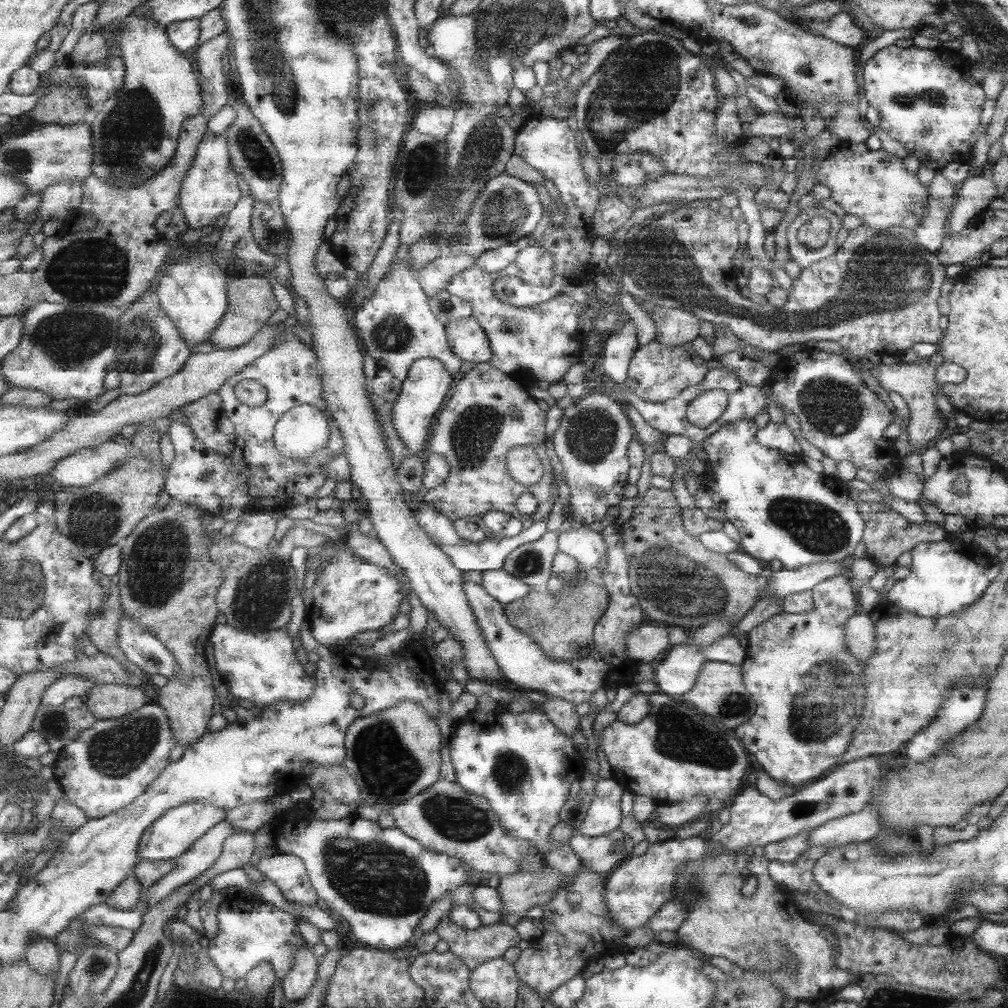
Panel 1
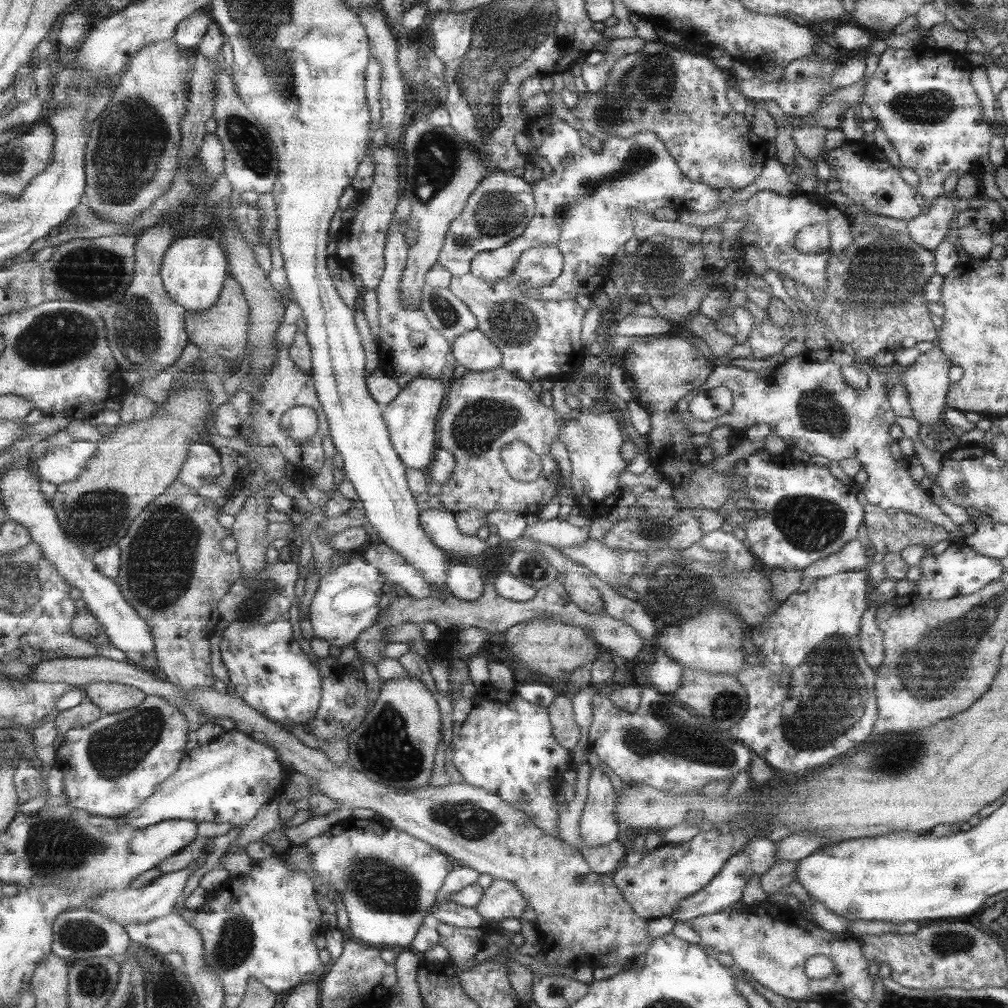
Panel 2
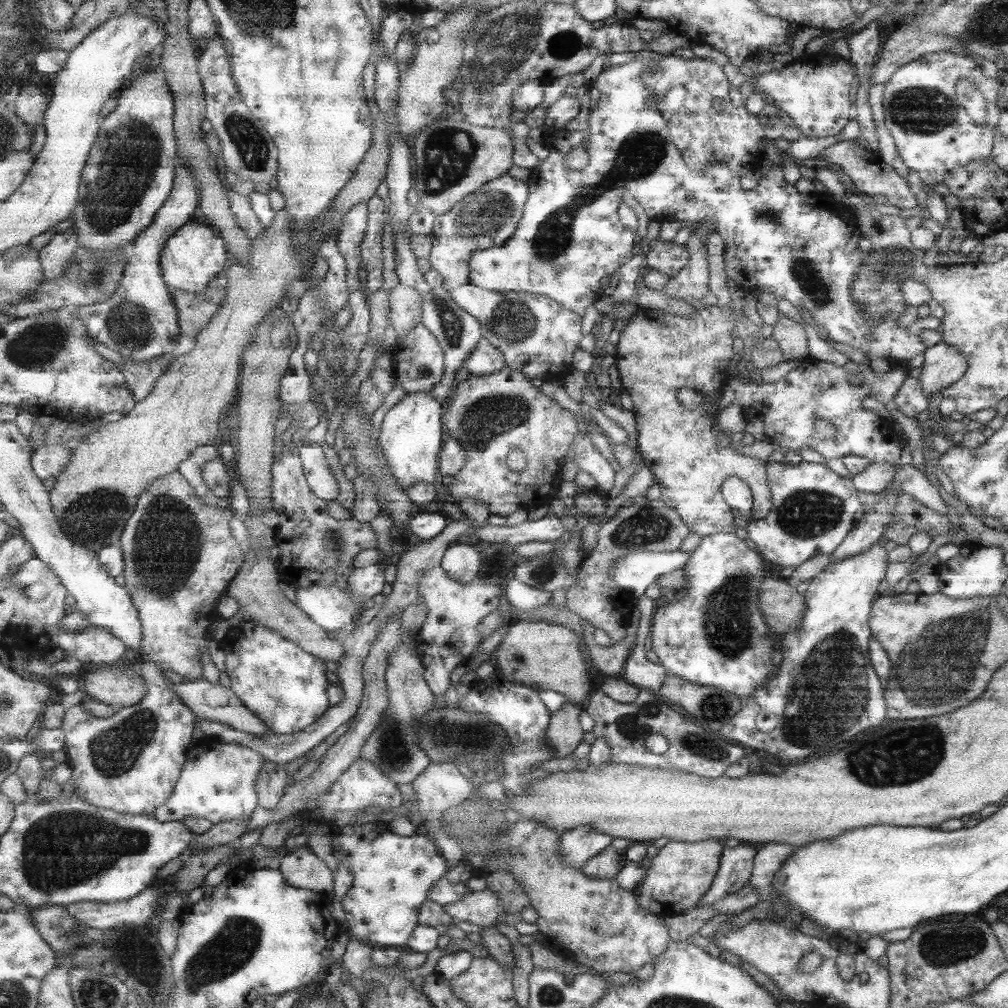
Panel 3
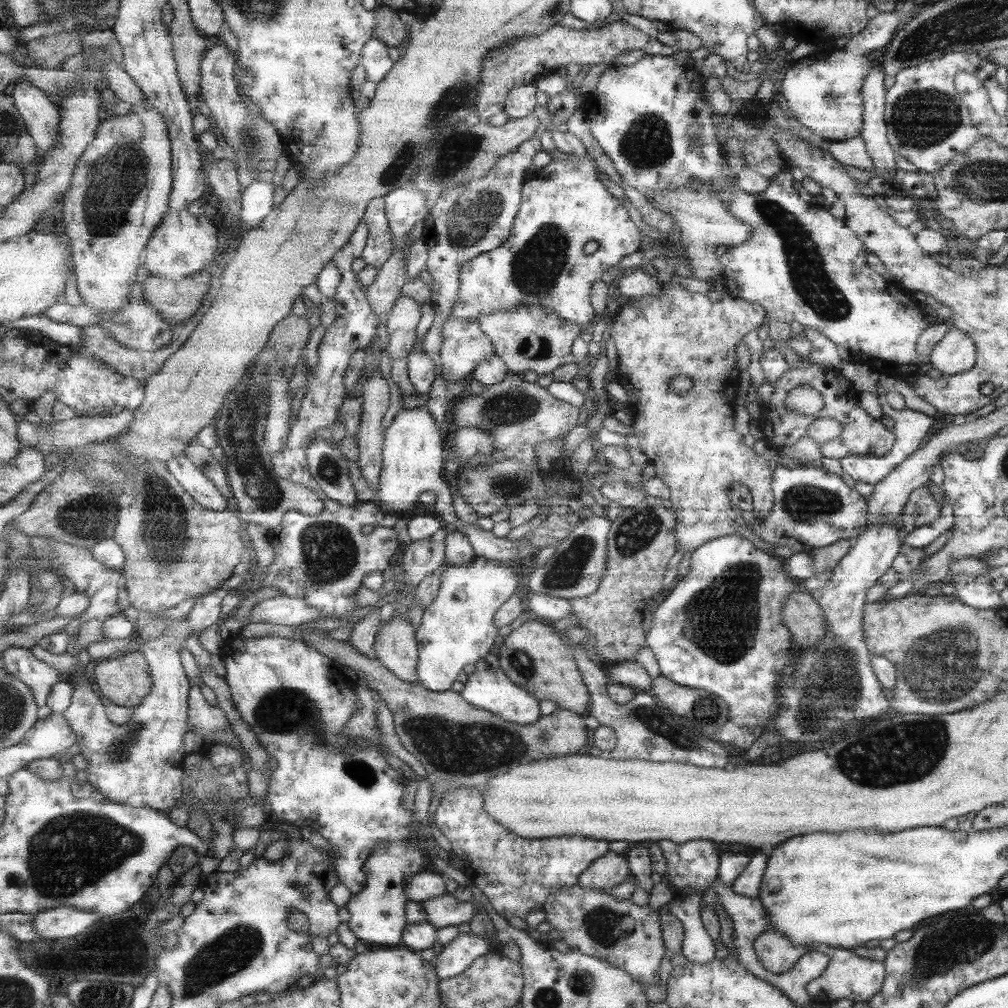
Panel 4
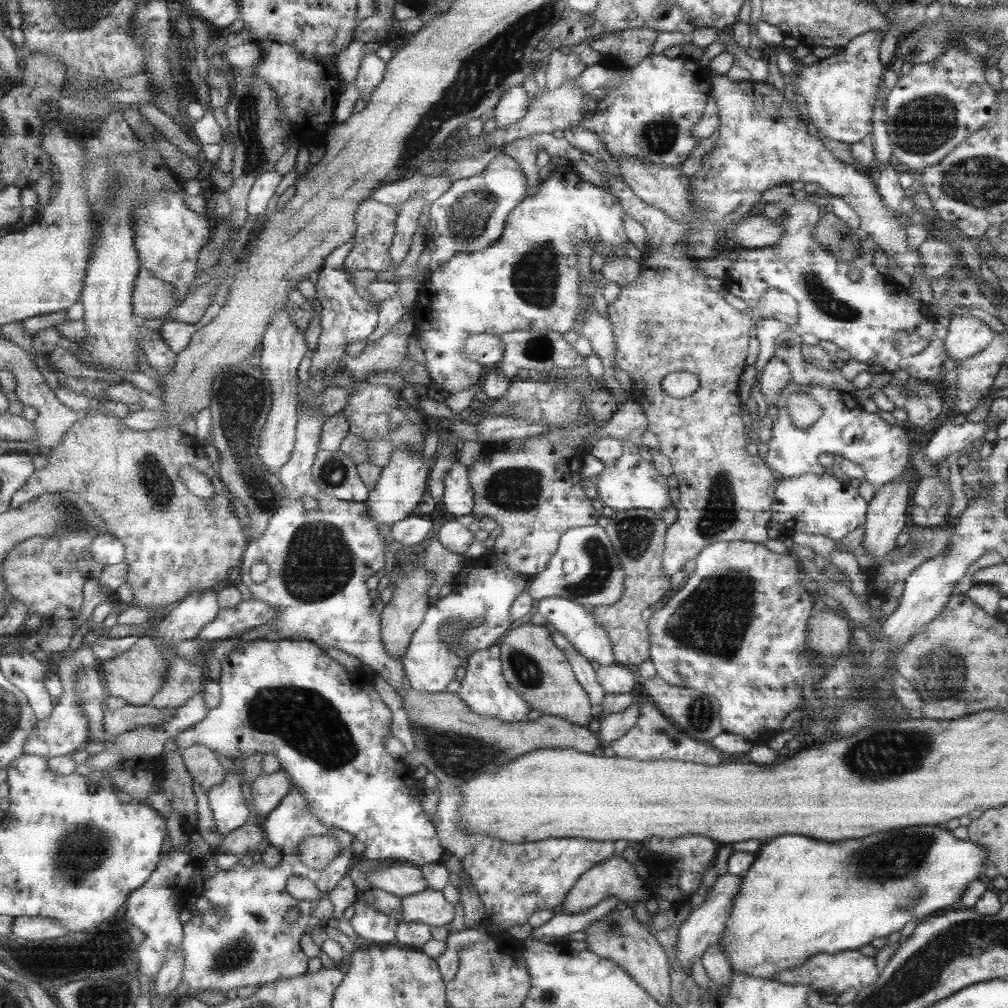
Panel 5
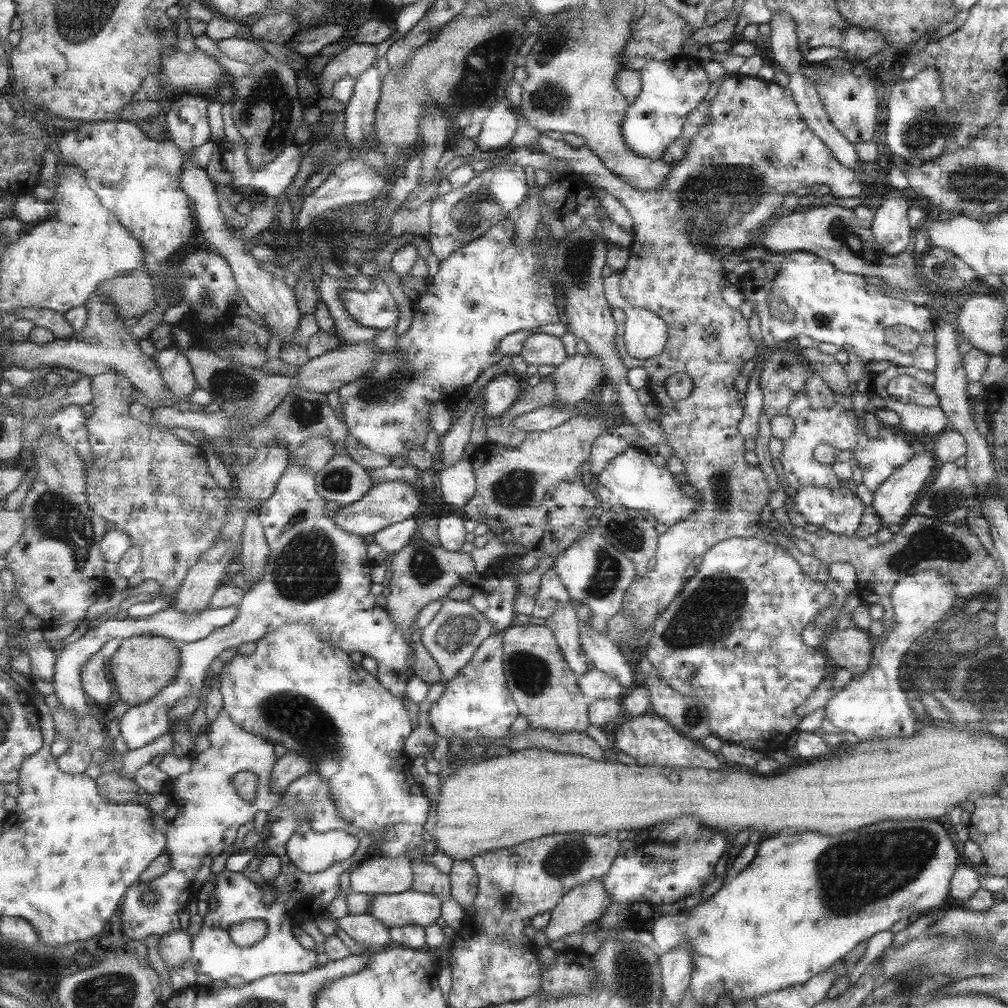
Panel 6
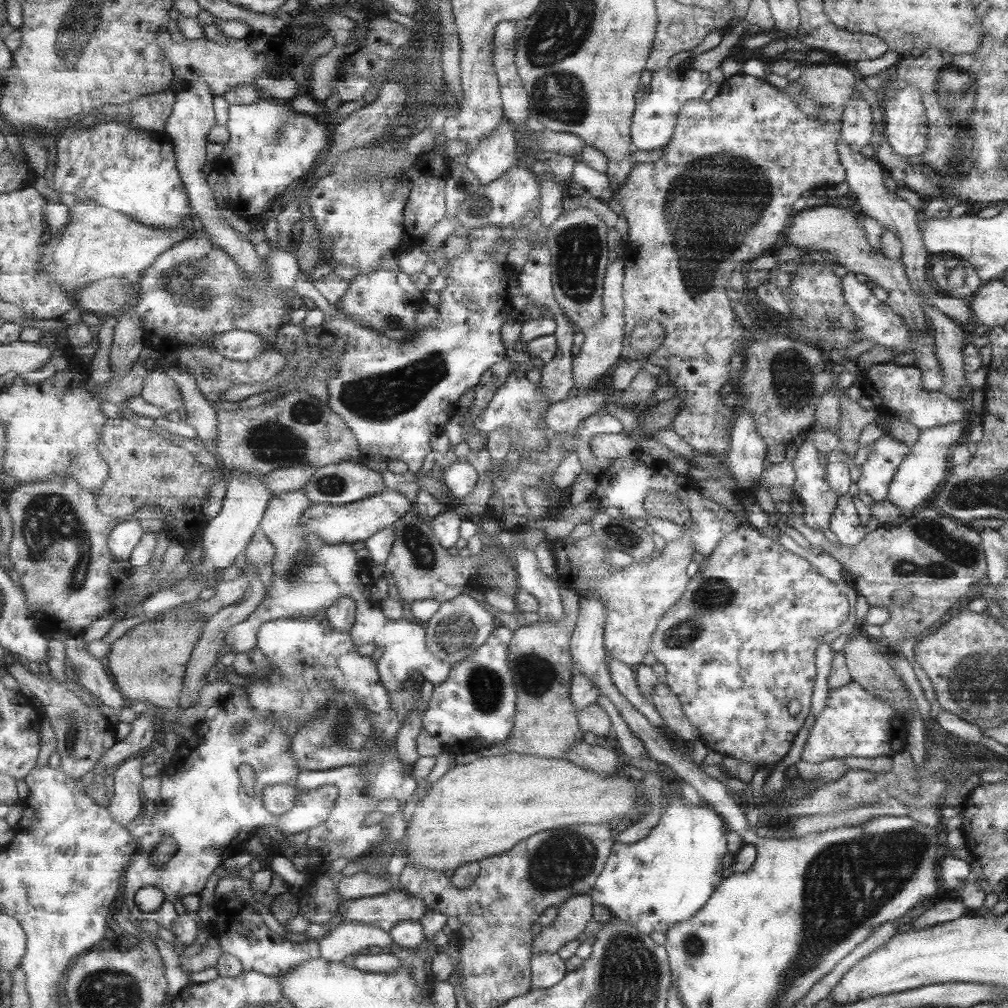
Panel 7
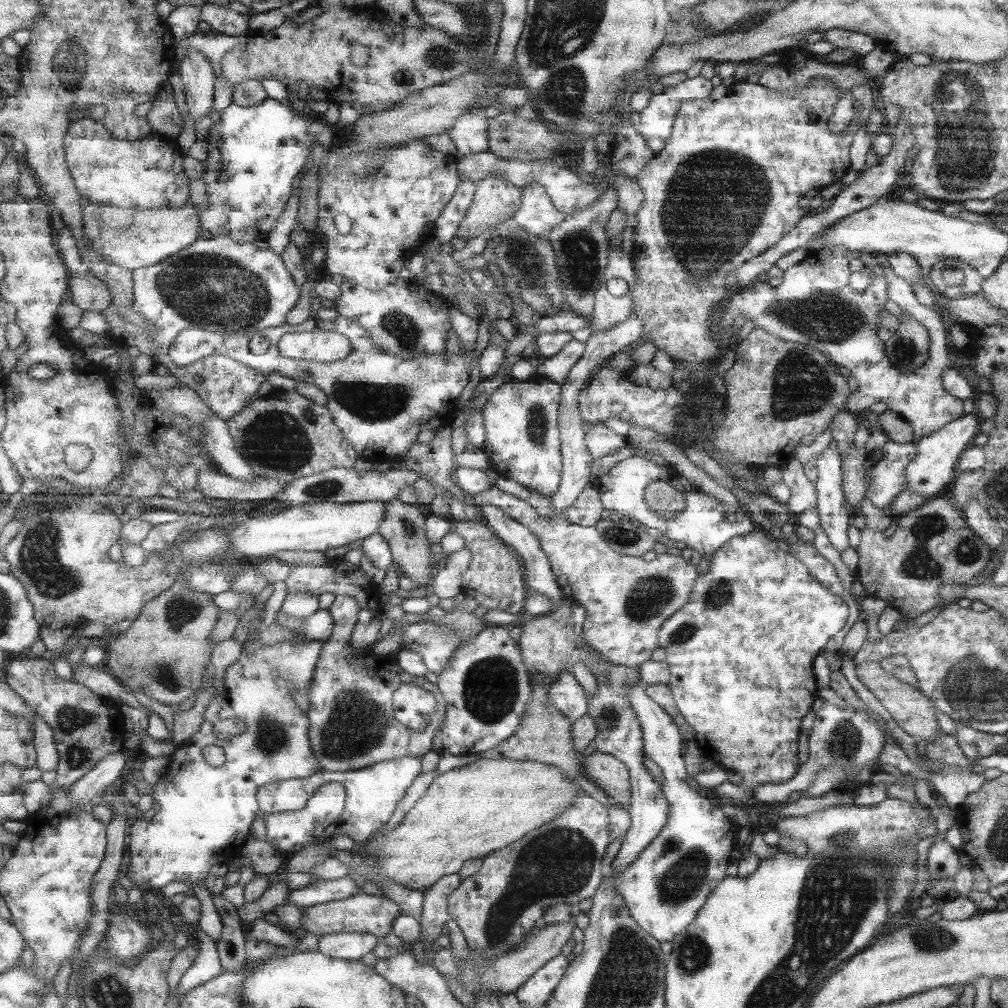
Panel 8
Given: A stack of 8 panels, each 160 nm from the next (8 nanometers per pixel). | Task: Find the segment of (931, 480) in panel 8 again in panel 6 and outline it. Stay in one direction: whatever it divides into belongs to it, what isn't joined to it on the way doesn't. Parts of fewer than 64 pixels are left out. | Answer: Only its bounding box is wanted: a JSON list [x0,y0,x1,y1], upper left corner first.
[871,446,935,529]

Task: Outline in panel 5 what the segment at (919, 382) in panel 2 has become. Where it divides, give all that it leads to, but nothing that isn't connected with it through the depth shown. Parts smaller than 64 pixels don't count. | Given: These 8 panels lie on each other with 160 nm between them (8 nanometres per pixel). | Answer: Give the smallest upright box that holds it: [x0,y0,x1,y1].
[942,309,993,363]

